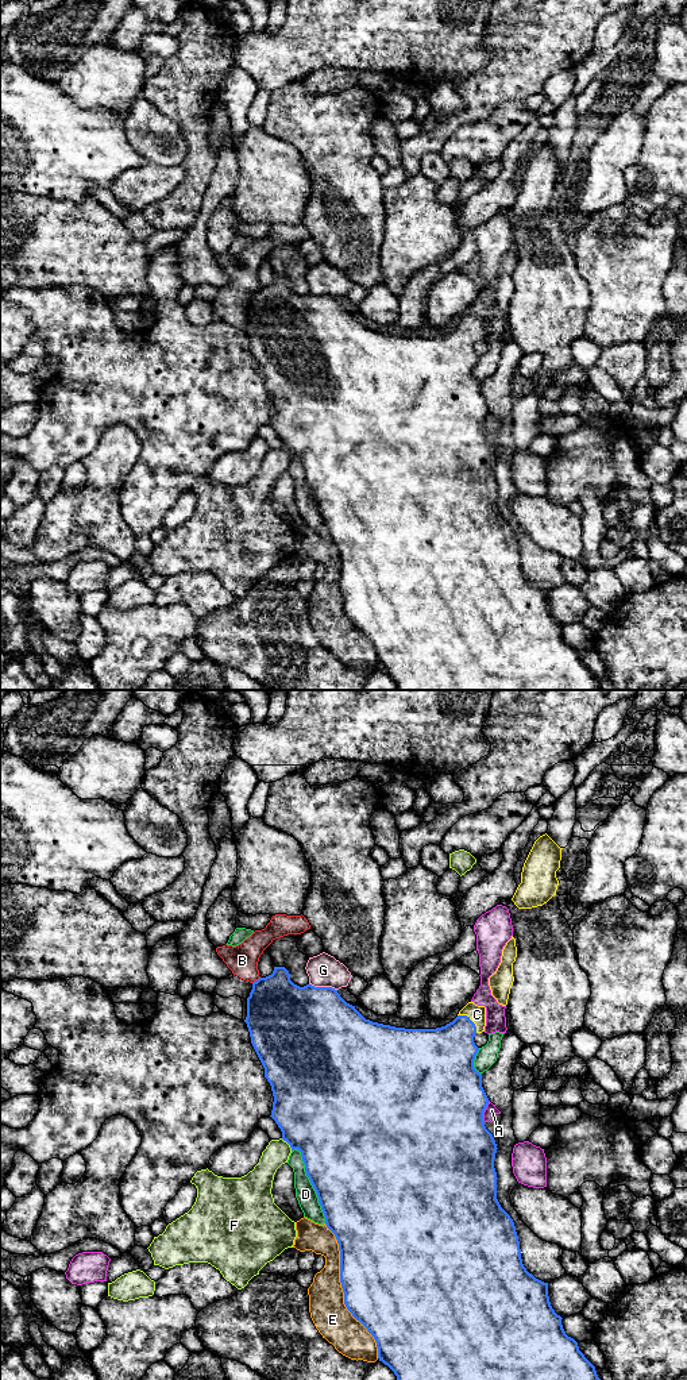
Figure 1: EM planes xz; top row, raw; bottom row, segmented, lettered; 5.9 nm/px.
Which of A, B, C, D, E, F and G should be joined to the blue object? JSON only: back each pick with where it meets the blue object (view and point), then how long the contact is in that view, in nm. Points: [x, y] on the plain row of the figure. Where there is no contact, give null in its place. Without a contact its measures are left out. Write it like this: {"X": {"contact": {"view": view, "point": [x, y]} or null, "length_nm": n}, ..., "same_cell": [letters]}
{"C": {"contact": {"view": "xz", "point": [470, 328]}, "length_nm": 160}, "same_cell": ["C"]}

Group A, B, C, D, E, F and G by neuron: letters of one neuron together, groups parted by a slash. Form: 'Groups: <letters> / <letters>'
Groups: A / B / C / D / E / F / G

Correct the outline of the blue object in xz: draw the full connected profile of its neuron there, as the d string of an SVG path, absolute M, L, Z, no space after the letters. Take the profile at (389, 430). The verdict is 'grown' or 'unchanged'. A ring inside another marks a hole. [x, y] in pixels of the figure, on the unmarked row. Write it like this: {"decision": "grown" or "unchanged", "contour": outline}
{"decision": "grown", "contour": "M274 275L271 284L259 286L252 292L252 298L247 307L247 332L251 352L265 377L265 386L271 394L274 410L271 427L282 440L282 448L286 450L292 459L298 458L305 473L305 481L309 486L325 525L327 536L335 543L340 559L340 591L344 601L344 613L352 625L359 629L367 640L374 645L378 656L378 667L387 674L398 690L602 690L595 679L595 675L579 659L578 651L568 645L561 633L561 625L555 621L548 605L548 591L536 587L526 579L521 567L520 550L516 535L510 524L501 516L497 508L497 481L494 467L497 452L493 443L486 437L483 421L489 413L489 406L482 396L482 382L474 377L474 369L479 356L474 351L476 342L485 340L486 316L468 311L458 323L458 325L445 335L436 338L405 338L390 334L383 334L366 328L355 315L347 312L337 298L332 296L314 296L306 293L300 296L290 289L290 282L285 275Z"}

